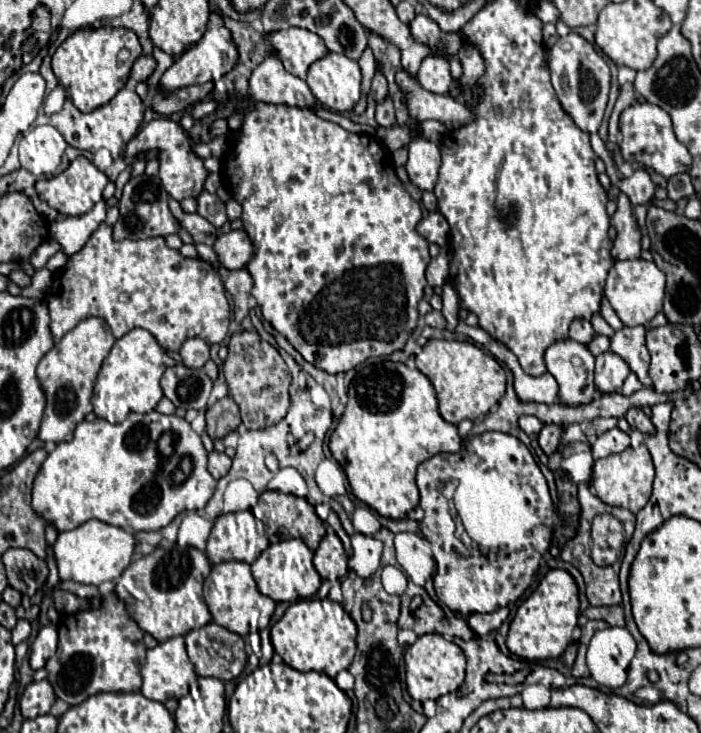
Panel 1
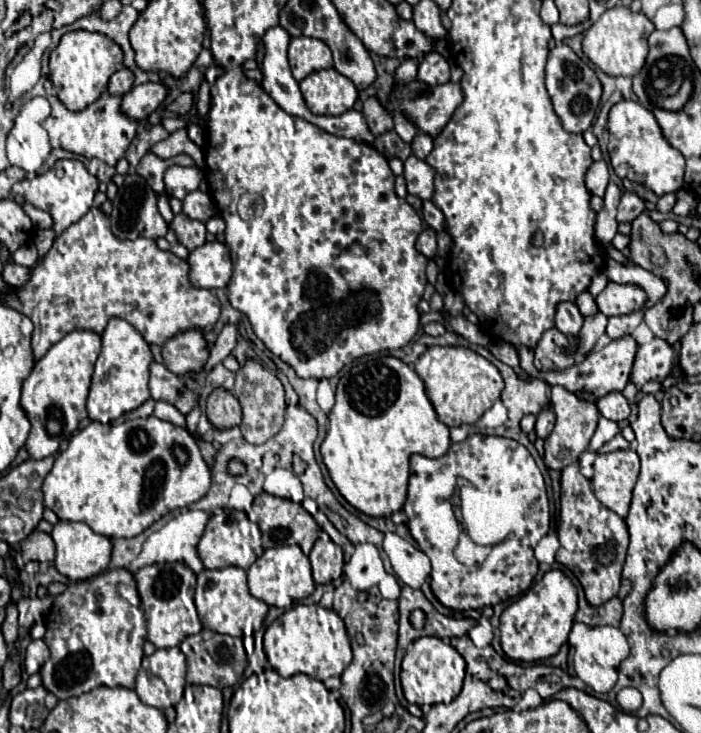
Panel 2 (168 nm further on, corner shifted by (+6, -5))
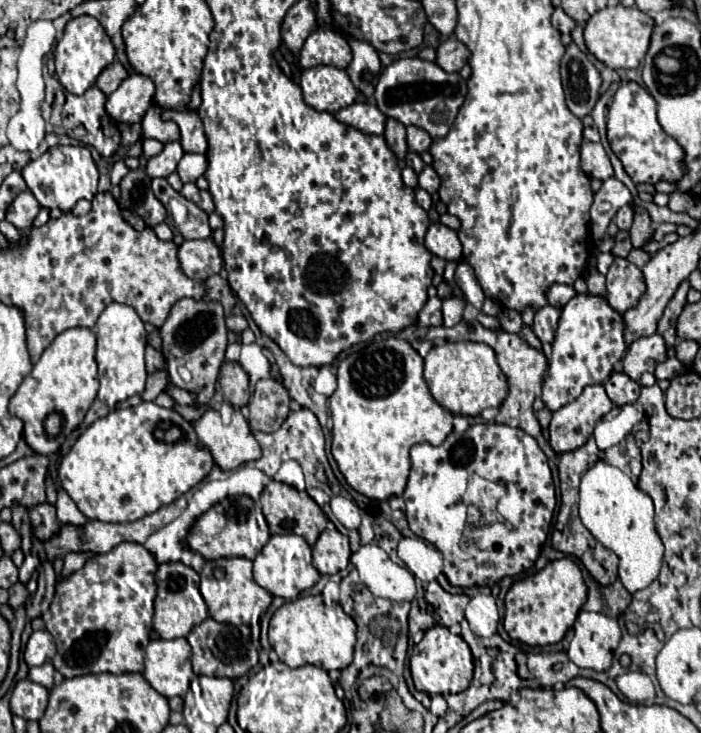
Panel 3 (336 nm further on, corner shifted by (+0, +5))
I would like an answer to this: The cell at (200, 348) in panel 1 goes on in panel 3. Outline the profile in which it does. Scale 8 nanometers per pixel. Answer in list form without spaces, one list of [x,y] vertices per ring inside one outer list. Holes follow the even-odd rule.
[[[180,299],[172,313],[168,315],[168,321],[160,327],[162,337],[162,355],[166,359],[166,367],[170,373],[170,381],[176,387],[188,389],[198,393],[198,403],[208,403],[214,395],[216,377],[220,373],[224,351],[226,351],[226,325],[224,325],[224,311],[222,305],[216,301],[192,301],[192,299]]]

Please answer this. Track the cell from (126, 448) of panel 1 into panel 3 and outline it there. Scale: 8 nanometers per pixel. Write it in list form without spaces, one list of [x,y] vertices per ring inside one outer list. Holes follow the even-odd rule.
[[[142,401],[134,407],[118,409],[106,417],[100,417],[86,431],[82,431],[72,449],[62,457],[58,479],[60,487],[72,497],[88,519],[98,519],[104,523],[130,523],[176,501],[208,477],[212,467],[212,453],[200,445],[194,427],[182,419],[182,415],[174,409],[164,409],[156,403]]]

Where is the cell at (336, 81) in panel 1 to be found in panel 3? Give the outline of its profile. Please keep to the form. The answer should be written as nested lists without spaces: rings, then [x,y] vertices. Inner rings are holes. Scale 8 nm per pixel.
[[[318,65],[306,69],[300,79],[304,101],[316,111],[336,113],[356,99],[356,89],[346,73],[334,65]]]

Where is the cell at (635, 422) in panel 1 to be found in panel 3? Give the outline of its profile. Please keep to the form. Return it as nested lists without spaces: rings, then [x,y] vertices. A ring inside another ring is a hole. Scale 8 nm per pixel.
[[[612,373],[612,377],[606,381],[604,387],[606,387],[610,401],[618,407],[636,403],[636,399],[640,395],[640,385],[636,381],[632,381],[626,373]]]

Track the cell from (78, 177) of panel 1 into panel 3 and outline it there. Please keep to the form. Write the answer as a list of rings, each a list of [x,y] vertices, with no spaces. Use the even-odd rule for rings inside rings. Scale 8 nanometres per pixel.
[[[56,145],[36,161],[30,161],[22,169],[22,175],[26,175],[28,189],[34,193],[38,203],[46,209],[60,209],[62,213],[70,213],[80,199],[92,201],[92,197],[96,195],[98,169],[88,147],[82,147],[82,145],[76,145],[76,147]]]

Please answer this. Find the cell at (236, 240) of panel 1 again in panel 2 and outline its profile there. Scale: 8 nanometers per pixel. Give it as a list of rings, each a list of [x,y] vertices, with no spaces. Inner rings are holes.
[[[212,241],[196,247],[188,255],[190,283],[198,289],[218,289],[226,287],[232,275],[230,251],[224,243]]]

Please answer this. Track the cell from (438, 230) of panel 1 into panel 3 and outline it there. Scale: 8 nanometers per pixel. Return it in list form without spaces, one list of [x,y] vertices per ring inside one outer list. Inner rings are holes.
[[[432,223],[426,233],[428,251],[446,259],[446,261],[458,261],[462,257],[462,245],[456,235],[456,231],[444,227],[442,223]]]

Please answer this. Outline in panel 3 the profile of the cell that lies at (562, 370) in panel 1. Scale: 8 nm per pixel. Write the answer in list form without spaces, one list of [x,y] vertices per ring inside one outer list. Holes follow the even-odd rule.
[[[546,305],[546,307],[542,307],[542,309],[536,311],[532,331],[536,333],[536,337],[542,343],[552,343],[554,337],[556,337],[558,321],[560,321],[560,309],[556,309],[552,305]]]

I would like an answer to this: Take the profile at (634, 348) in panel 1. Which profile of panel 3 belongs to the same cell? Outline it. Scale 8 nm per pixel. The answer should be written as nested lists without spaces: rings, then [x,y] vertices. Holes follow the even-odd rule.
[[[616,257],[614,263],[610,265],[606,285],[608,285],[606,301],[620,315],[636,307],[640,297],[646,293],[646,279],[642,271],[622,257]]]

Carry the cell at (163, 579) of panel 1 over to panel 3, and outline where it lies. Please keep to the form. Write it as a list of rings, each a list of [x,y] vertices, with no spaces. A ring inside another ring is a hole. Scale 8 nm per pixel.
[[[180,561],[176,563],[160,563],[156,569],[156,599],[154,599],[154,631],[162,639],[186,637],[196,625],[200,625],[208,617],[206,603],[200,595],[200,575]]]

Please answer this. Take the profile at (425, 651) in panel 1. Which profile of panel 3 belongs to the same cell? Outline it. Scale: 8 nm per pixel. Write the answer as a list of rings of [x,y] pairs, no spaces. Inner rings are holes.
[[[434,625],[424,633],[422,641],[412,649],[410,671],[416,689],[422,693],[428,695],[458,693],[464,691],[472,681],[474,657],[468,643],[460,635],[452,635],[444,625]]]

